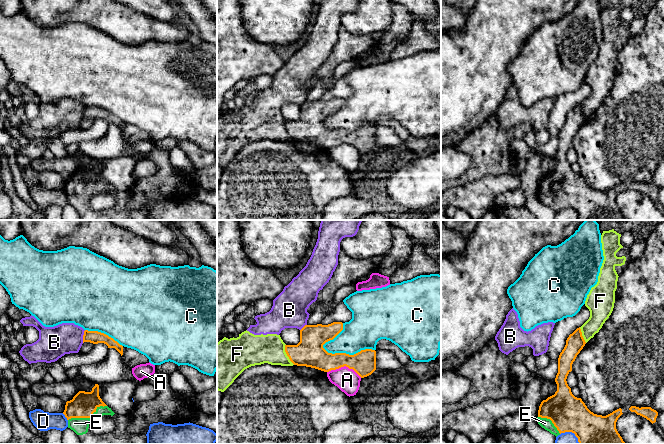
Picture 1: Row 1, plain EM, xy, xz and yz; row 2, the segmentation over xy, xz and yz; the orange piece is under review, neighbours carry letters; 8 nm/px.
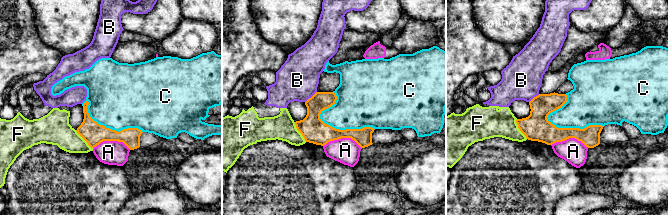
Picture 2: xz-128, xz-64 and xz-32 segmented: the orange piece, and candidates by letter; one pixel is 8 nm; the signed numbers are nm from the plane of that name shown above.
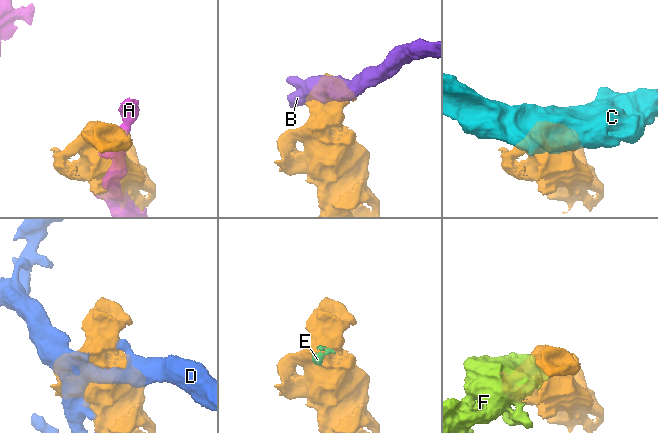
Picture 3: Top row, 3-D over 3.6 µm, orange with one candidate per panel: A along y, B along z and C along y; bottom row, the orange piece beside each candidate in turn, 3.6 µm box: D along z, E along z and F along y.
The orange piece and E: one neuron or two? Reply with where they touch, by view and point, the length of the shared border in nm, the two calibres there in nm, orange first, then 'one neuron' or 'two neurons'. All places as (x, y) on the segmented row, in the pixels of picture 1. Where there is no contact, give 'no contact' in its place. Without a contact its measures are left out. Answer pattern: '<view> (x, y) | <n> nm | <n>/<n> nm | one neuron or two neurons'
xy (88, 417) | 340 nm | 200/130 nm | one neuron

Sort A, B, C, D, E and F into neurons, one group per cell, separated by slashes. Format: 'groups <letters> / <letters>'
groups A / B F / C / D / E

